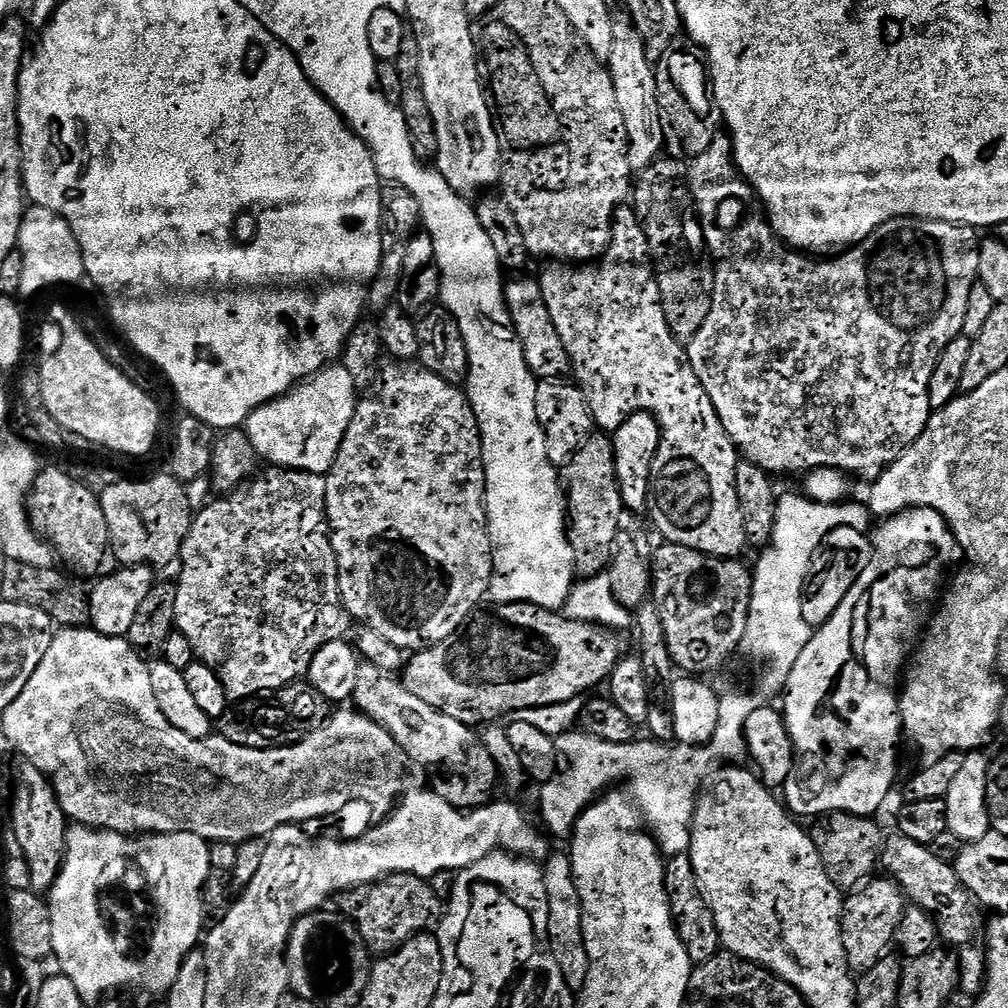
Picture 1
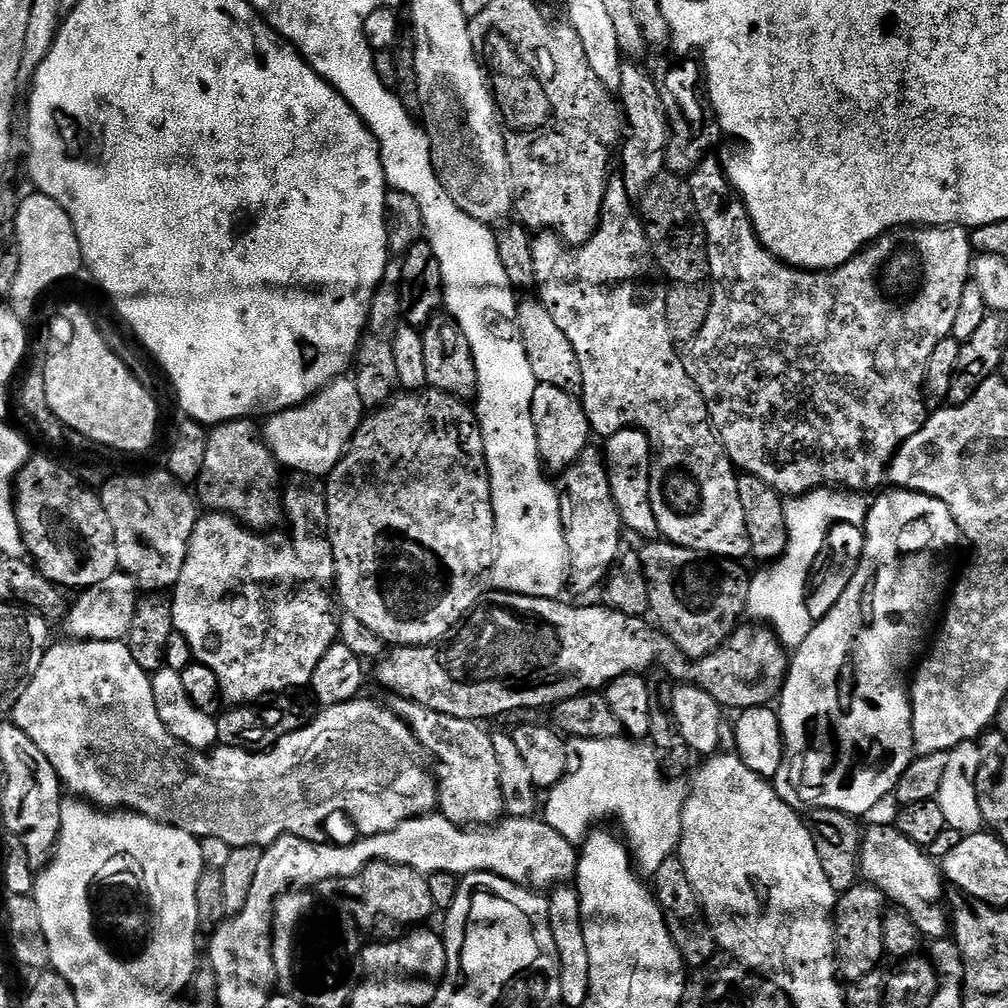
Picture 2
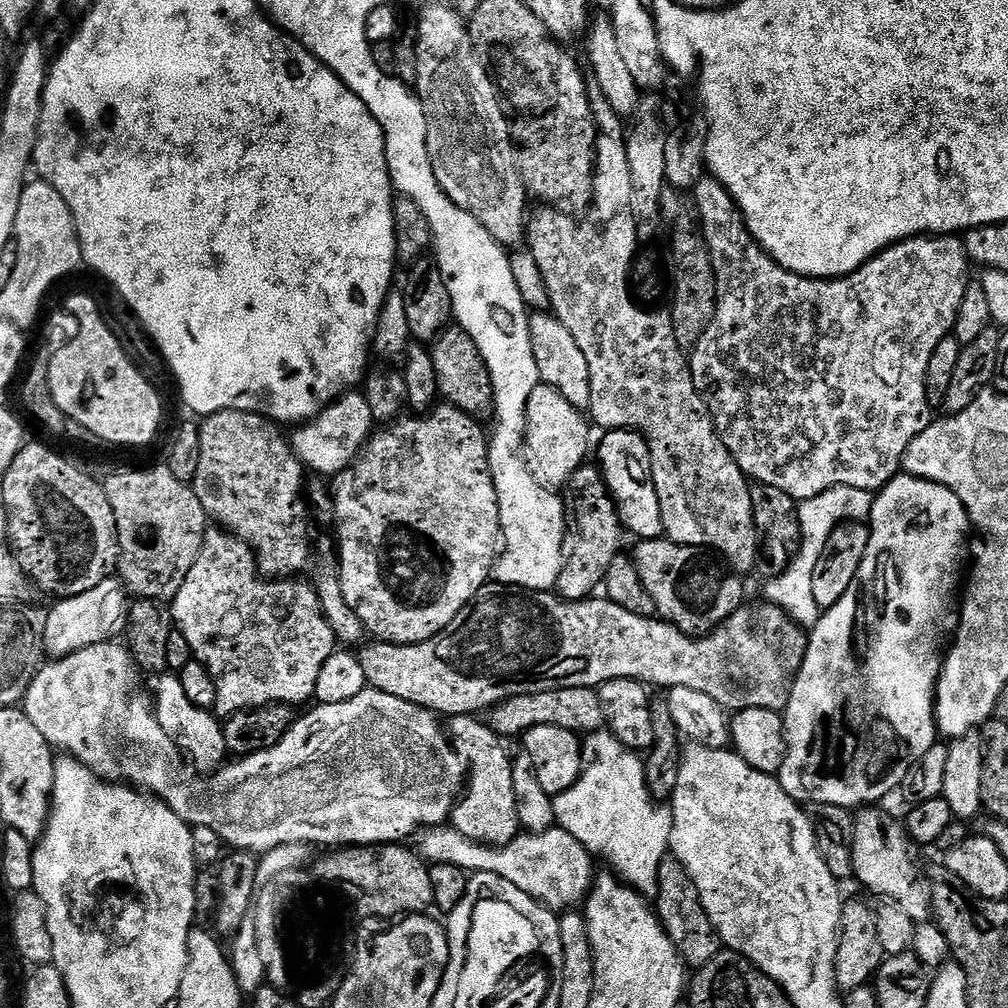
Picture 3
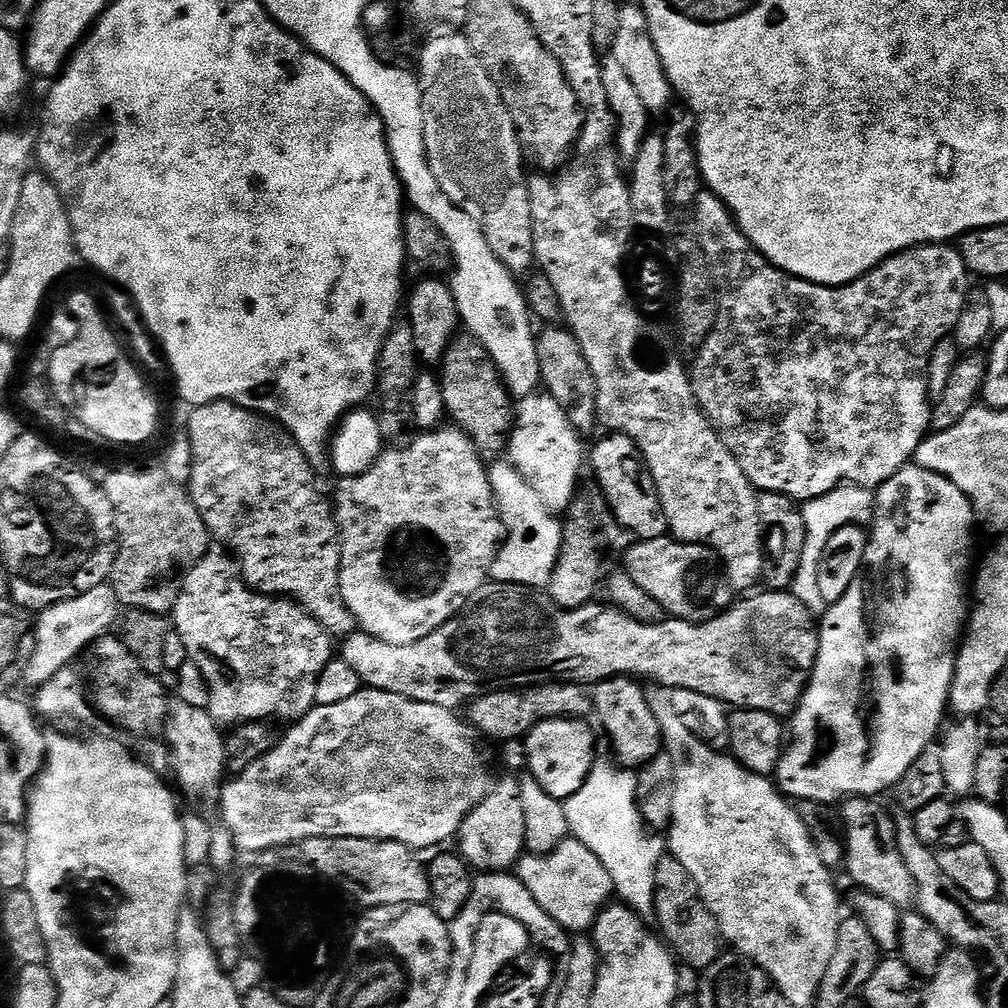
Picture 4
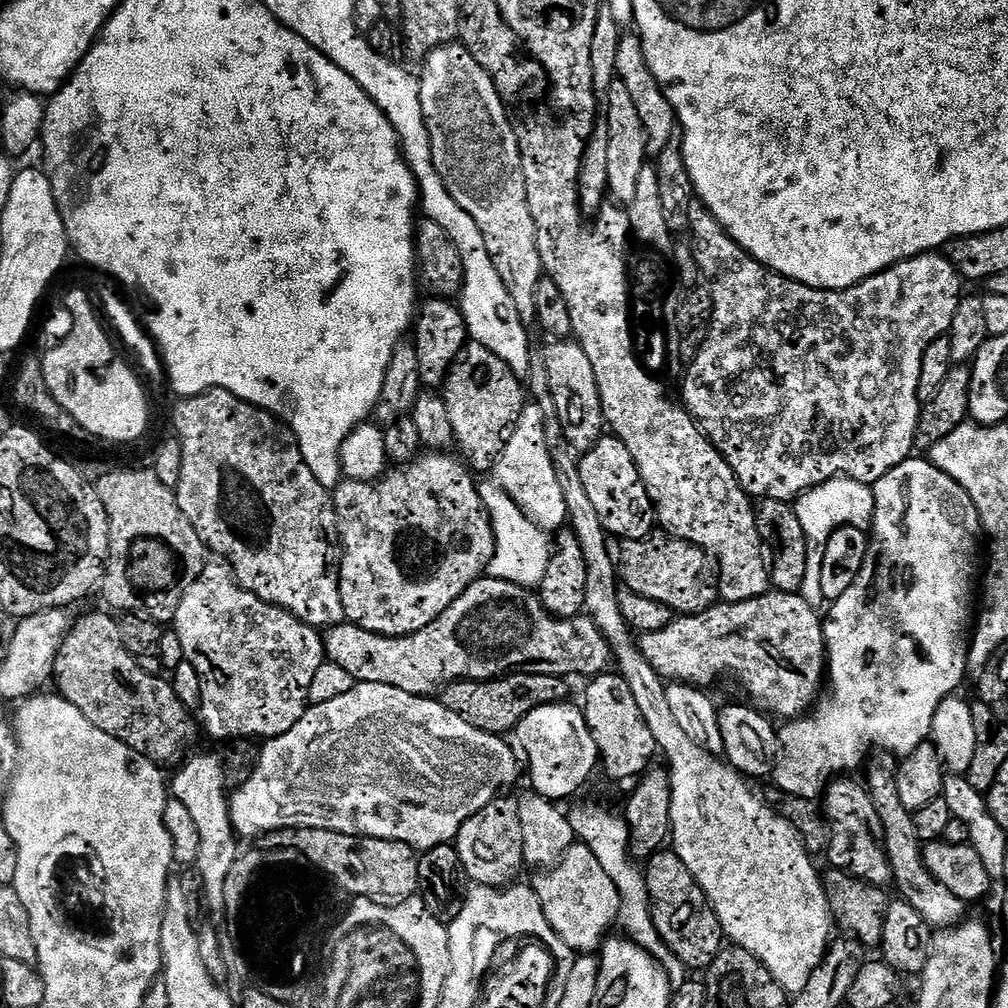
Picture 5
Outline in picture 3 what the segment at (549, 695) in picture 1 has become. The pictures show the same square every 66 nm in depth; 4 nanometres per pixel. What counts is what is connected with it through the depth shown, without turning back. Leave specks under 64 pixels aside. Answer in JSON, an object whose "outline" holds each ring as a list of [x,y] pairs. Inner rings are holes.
{"outline":[[[489,582],[476,599],[457,614],[454,622],[436,636],[421,644],[365,643],[358,652],[360,665],[368,679],[368,687],[377,688],[382,694],[394,694],[394,698],[402,698],[444,718],[480,714],[483,708],[491,710],[504,700],[524,694],[542,694],[546,690],[563,688],[599,689],[614,678],[630,678],[658,688],[656,690],[698,690],[714,698],[720,708],[732,714],[751,708],[785,711],[808,649],[809,633],[795,624],[778,605],[749,603],[719,628],[697,638],[686,635],[665,620],[630,614],[630,610],[622,610],[613,600],[596,599],[569,602],[551,591],[531,592],[510,584]]]}

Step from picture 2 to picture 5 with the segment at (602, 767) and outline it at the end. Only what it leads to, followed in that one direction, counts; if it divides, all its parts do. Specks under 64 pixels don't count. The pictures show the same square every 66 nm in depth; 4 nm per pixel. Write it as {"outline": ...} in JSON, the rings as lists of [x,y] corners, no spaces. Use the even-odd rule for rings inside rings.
{"outline":[[[584,804],[570,812],[570,819],[575,832],[575,839],[594,852],[598,862],[602,862],[602,870],[610,874],[610,882],[618,886],[620,895],[620,914],[618,928],[621,928],[627,939],[634,941],[638,947],[650,955],[664,968],[673,985],[685,983],[686,969],[684,963],[664,945],[663,938],[652,921],[652,903],[648,893],[648,877],[641,865],[628,853],[628,828],[623,815],[615,816],[608,808],[599,808],[596,804]]]}

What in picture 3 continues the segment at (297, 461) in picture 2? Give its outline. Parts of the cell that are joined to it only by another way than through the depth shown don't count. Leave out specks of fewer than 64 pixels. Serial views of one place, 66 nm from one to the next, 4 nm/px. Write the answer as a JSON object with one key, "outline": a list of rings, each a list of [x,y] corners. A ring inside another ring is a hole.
{"outline":[[[356,390],[345,392],[339,400],[334,400],[329,408],[324,409],[314,420],[309,420],[307,424],[297,427],[296,433],[291,433],[290,443],[292,449],[296,452],[296,457],[300,459],[300,463],[305,469],[321,472],[327,478],[335,478],[342,470],[346,470],[352,461],[360,454],[361,448],[368,443],[369,436],[374,431],[374,421],[370,414],[370,402],[366,402],[366,398]]]}

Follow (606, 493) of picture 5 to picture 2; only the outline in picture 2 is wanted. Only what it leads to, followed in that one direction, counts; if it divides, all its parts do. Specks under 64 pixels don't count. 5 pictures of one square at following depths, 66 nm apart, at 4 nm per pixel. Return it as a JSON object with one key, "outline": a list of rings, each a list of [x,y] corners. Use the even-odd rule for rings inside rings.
{"outline":[[[629,426],[618,428],[611,433],[606,447],[606,463],[610,490],[614,490],[614,502],[618,506],[621,525],[644,538],[652,538],[659,533],[658,518],[654,518],[654,506],[650,498],[652,485],[652,461],[654,453],[648,440],[648,433],[641,428]],[[653,535],[653,536],[652,536]]]}

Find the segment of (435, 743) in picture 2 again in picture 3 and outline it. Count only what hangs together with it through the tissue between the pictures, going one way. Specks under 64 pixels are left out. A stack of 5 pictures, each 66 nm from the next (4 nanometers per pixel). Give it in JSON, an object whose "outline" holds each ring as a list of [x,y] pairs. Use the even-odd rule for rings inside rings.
{"outline":[[[475,715],[453,716],[450,724],[450,743],[466,765],[466,791],[453,807],[451,827],[476,844],[508,844],[522,832],[514,794],[513,757],[504,749],[505,741]]]}

